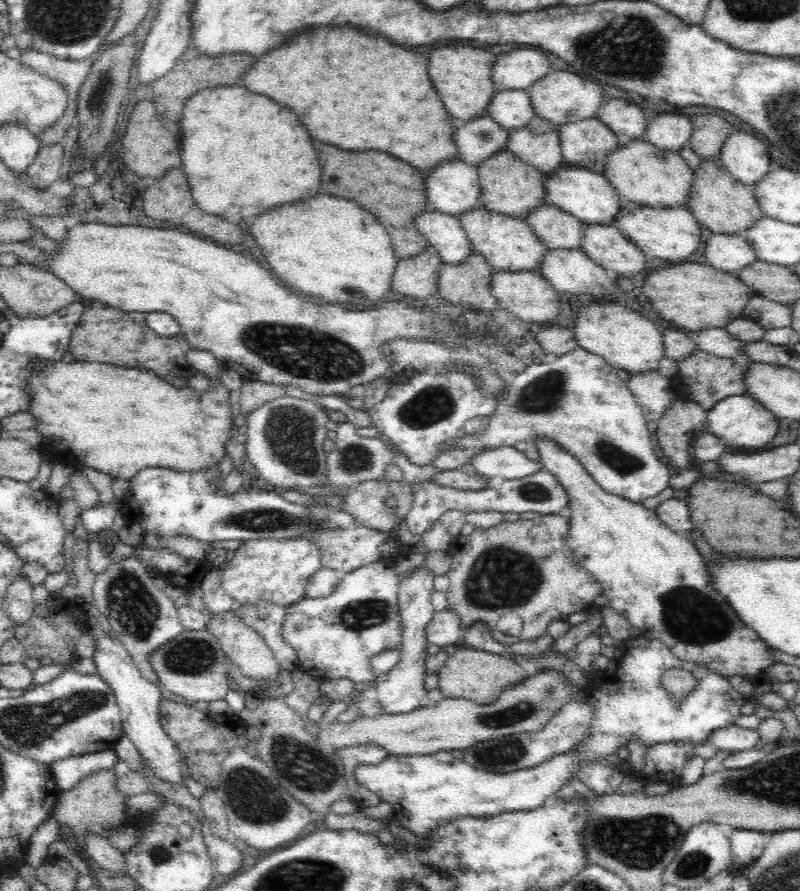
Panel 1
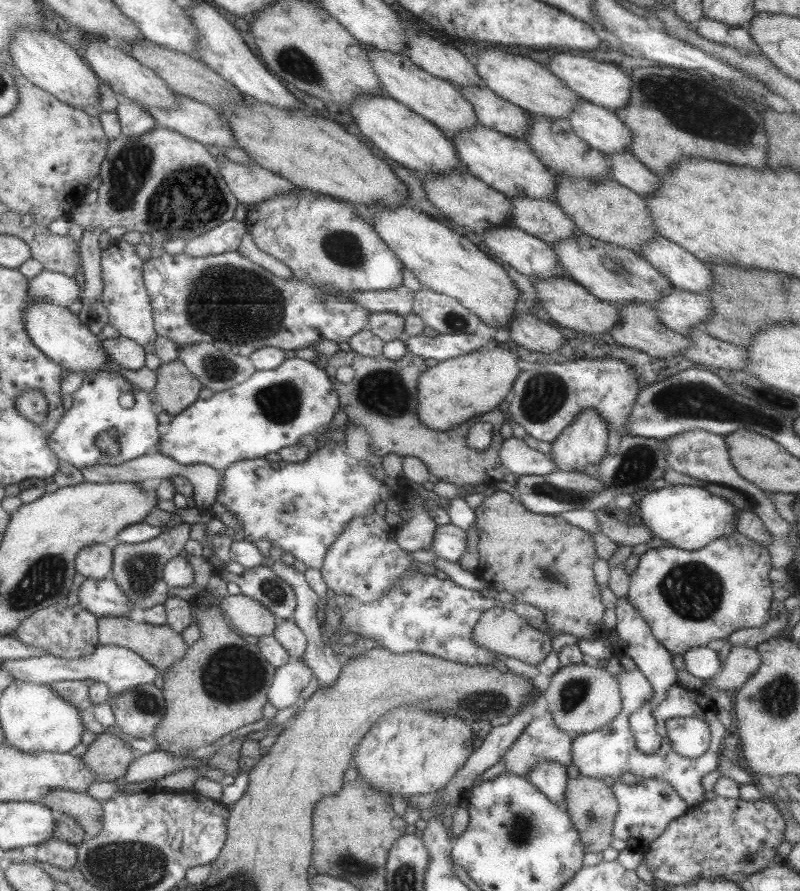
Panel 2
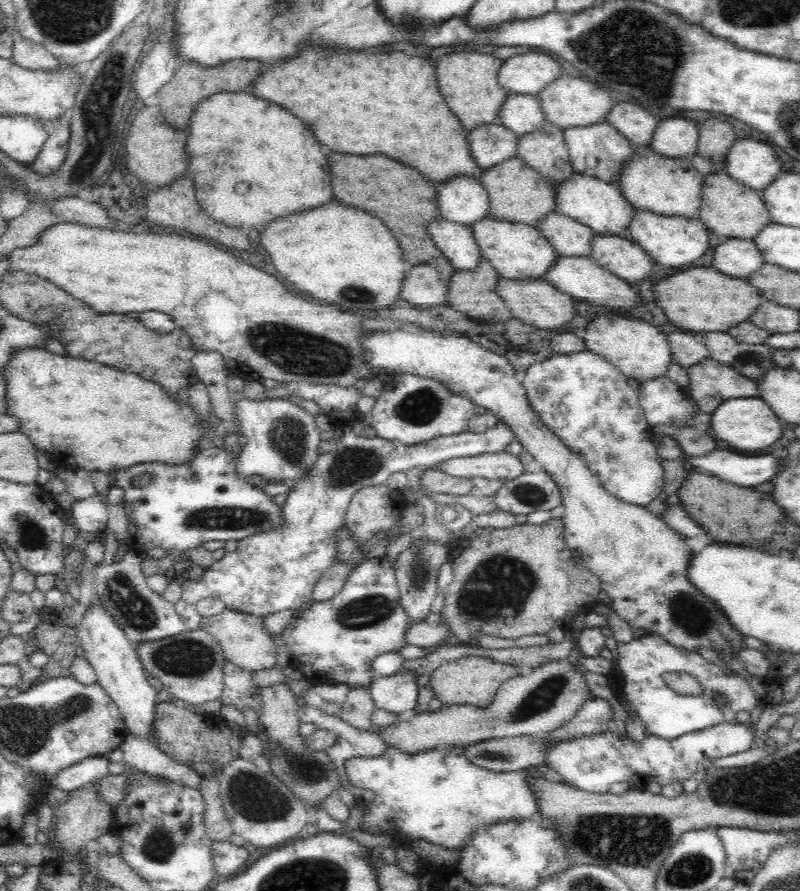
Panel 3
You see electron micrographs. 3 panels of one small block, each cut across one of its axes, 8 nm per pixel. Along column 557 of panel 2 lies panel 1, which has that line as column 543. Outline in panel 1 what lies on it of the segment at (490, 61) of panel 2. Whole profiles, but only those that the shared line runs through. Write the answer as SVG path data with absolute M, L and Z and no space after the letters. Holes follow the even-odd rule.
M550 72L529 90L535 114L556 126L595 118L604 105L604 92L598 84L570 72Z

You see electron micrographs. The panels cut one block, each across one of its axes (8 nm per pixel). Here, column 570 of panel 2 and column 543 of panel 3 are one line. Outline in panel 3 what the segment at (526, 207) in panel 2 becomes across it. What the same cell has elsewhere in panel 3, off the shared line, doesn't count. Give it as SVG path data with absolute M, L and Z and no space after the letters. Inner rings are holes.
M558 210L545 216L536 227L558 256L583 257L591 254L591 240L595 235L592 229Z

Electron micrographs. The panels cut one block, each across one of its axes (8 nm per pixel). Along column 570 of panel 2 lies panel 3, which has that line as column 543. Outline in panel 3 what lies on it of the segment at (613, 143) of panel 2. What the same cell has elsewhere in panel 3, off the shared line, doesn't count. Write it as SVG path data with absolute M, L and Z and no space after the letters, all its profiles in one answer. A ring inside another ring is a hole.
M510 94L500 110L498 123L518 136L530 134L548 124L540 104L540 99L536 95Z

